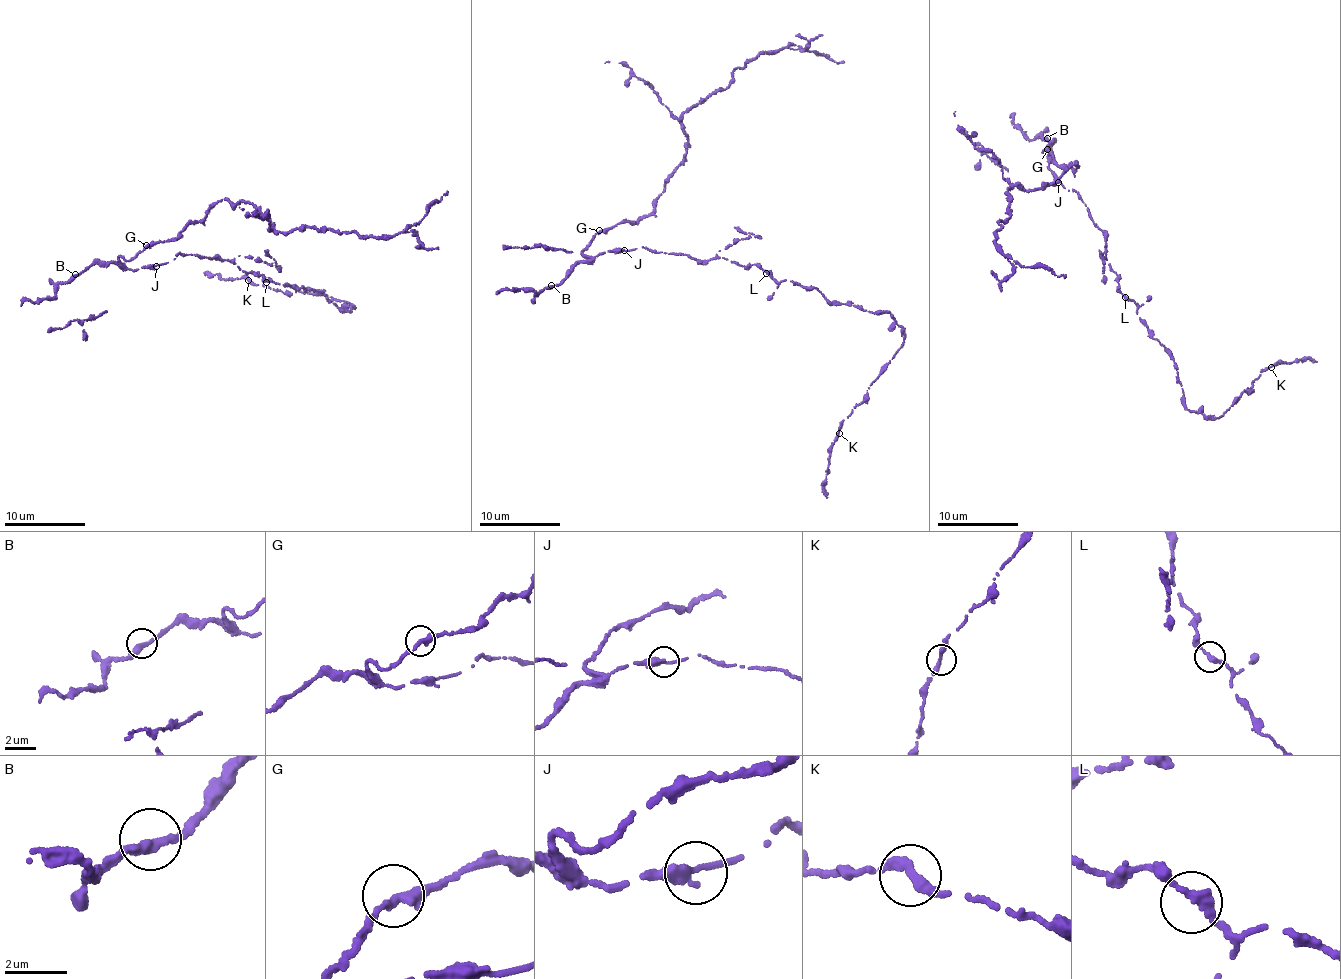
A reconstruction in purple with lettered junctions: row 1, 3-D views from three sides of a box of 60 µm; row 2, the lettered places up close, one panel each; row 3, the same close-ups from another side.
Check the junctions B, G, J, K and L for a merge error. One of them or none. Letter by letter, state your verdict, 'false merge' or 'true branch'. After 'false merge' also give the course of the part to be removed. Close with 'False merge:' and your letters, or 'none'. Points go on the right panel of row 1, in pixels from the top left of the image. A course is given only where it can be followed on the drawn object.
B: true branch
G: true branch
J: true branch
K: true branch
L: true branch
False merge: none

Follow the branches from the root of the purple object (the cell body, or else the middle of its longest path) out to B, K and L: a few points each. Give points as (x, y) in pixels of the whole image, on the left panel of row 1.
B: (176, 259), (134, 271), (119, 261), (97, 263), (75, 274)
K: (176, 259), (181, 254), (218, 256), (264, 280), (314, 288), (345, 311), (353, 306), (248, 280)
L: (176, 259), (181, 254), (218, 256), (232, 260), (242, 271), (260, 274), (266, 282)

